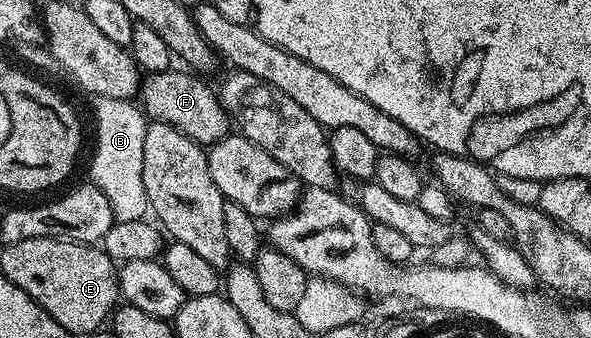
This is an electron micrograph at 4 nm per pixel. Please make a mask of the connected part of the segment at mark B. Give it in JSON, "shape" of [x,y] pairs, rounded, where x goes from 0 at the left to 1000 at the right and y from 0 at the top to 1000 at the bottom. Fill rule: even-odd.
{"shape":[[[161,290],[161,459],[154,467],[152,536],[178,574],[196,657],[242,645],[250,630],[242,530],[245,391],[250,346],[213,290]]]}

